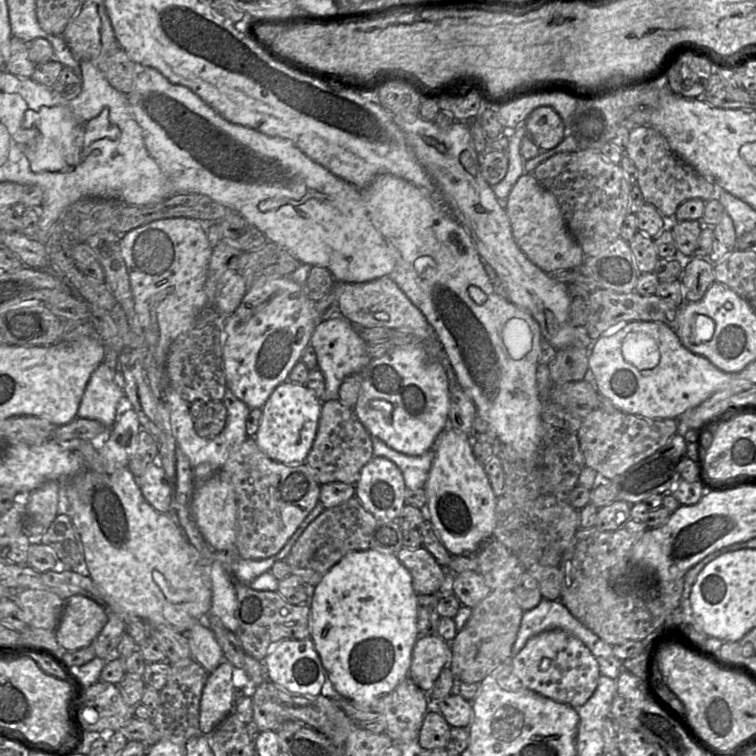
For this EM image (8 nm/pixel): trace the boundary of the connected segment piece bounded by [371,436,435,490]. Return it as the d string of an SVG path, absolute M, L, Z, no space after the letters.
M371 436L371 439L374 456L384 457L395 463L402 472L406 488L416 490L425 486L435 458L434 450L410 456L390 448L377 437Z

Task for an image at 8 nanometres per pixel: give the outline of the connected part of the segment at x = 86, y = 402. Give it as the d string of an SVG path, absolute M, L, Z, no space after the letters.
M102 362L91 374L81 398L77 417L92 419L111 428L116 422L116 409L123 397L121 375Z

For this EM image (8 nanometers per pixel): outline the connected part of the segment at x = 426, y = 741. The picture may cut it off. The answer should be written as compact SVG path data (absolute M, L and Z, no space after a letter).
M428 711L419 733L418 745L422 750L447 748L451 726L438 711Z

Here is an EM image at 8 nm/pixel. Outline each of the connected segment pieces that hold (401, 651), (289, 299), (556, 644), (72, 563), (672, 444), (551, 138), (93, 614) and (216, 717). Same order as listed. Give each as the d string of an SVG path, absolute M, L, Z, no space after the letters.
M374 549L347 553L315 586L309 607L310 638L329 680L341 696L358 706L370 706L394 691L409 675L413 649L419 638L418 593L411 573L396 554Z
M262 276L247 289L232 314L220 314L222 359L227 388L250 409L262 408L273 390L288 380L294 365L301 361L303 350L310 344L312 333L319 322L314 304L315 301L307 296L304 285L294 282L290 277Z
M563 630L544 631L531 637L518 654L511 656L511 664L525 688L573 708L588 701L601 675L599 664L586 645Z
M58 513L38 540L54 553L64 569L72 570L85 563L79 535L67 514Z
M676 433L653 455L629 468L626 472L610 480L617 489L617 499L629 504L642 502L656 494L669 493L681 481L679 463L686 456L686 441Z
M549 106L533 109L525 120L525 128L532 142L543 151L556 147L564 137L564 123Z
M74 595L64 602L62 615L55 630L58 644L66 650L90 645L108 621L105 610L94 600Z
M222 661L207 678L200 701L199 730L202 734L210 734L232 711L234 668L229 661Z

